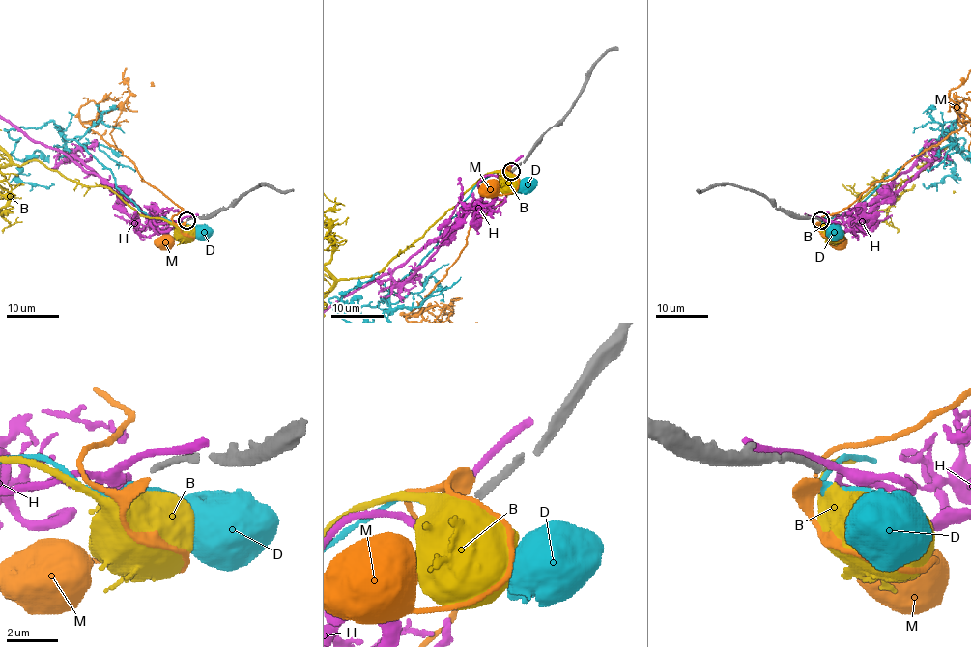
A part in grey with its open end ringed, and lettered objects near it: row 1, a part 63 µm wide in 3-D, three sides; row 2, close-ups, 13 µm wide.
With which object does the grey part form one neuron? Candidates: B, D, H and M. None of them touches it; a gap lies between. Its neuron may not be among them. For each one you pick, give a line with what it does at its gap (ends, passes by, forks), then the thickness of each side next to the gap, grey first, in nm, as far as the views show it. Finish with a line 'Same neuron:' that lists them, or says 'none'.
Same neuron: none

